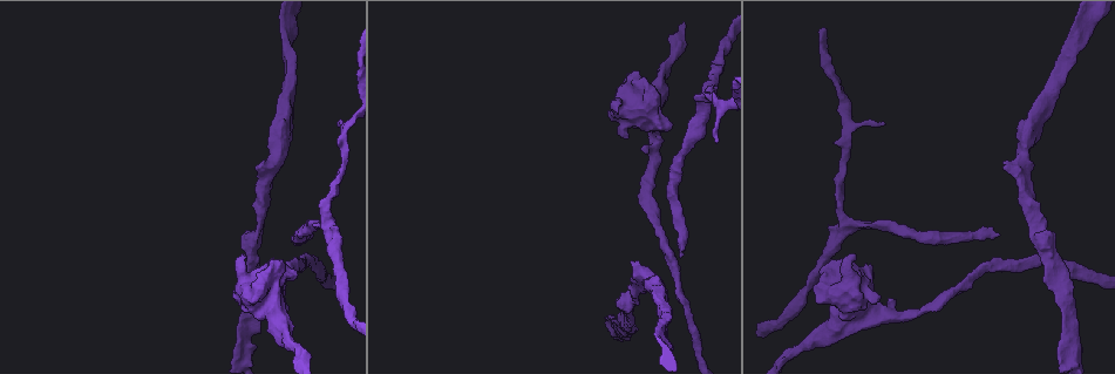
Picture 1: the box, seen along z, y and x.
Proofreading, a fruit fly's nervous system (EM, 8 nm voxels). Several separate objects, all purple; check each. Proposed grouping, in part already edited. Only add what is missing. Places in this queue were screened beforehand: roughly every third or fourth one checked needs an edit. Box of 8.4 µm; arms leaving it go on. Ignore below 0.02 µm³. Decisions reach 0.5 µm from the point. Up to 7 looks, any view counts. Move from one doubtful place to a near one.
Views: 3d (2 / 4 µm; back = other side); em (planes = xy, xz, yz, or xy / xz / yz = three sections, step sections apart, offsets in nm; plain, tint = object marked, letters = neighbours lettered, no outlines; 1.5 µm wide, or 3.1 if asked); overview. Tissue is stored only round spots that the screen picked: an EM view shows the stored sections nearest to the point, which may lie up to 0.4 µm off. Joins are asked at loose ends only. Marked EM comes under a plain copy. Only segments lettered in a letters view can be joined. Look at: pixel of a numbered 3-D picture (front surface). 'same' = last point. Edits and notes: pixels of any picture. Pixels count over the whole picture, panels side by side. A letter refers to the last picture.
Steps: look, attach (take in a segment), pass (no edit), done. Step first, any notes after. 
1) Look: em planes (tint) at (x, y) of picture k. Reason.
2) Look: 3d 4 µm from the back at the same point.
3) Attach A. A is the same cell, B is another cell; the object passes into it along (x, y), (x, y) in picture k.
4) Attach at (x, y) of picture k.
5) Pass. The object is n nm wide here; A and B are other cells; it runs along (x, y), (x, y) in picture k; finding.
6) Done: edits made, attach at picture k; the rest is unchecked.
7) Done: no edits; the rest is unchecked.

Look: em xz step 4 (tint) at (883, 123) of picture 1. Branch stops here.

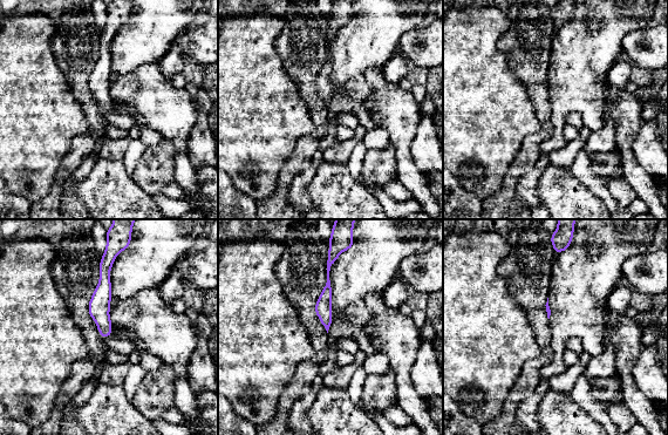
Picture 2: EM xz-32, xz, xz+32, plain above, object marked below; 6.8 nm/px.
Look: em planes (letters) at the same point.

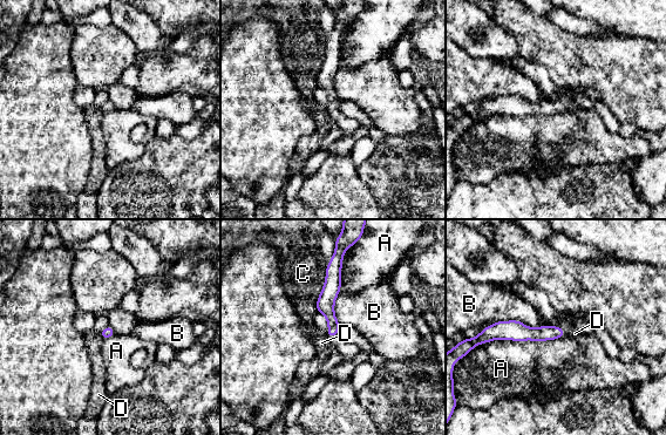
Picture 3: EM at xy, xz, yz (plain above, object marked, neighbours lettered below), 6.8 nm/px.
Pass. A, B, C and D are other cells; no lettered segment goes on from it.

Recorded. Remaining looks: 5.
Look: em planes (letters) at (815, 291) of picture 1. An open end.

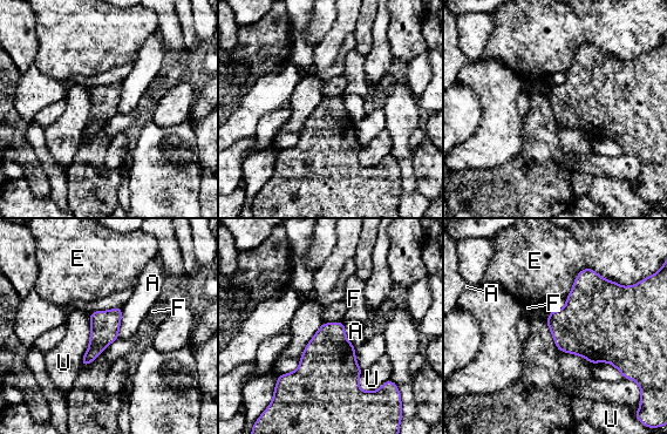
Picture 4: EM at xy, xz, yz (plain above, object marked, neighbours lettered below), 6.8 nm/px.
Pass. A, E, F and U are other cells; a border runs along (122, 307), (118, 337) in picture 4; none of them fits.

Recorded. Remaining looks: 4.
Look: 3d 4 µm from the back at (631, 263) of picture 1. Free end.

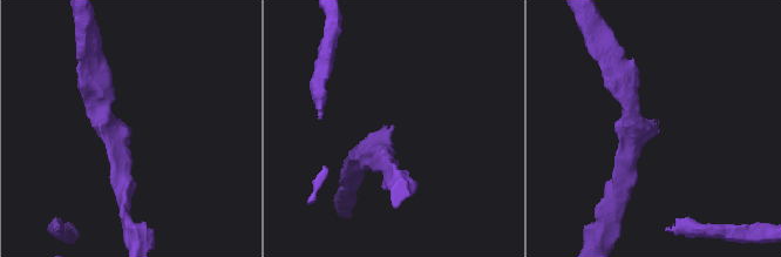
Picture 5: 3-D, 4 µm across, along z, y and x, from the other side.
Look: em planes (letters) at (657, 125) of picture 5. The arms are 240, 300 nm wide; need the tissue.

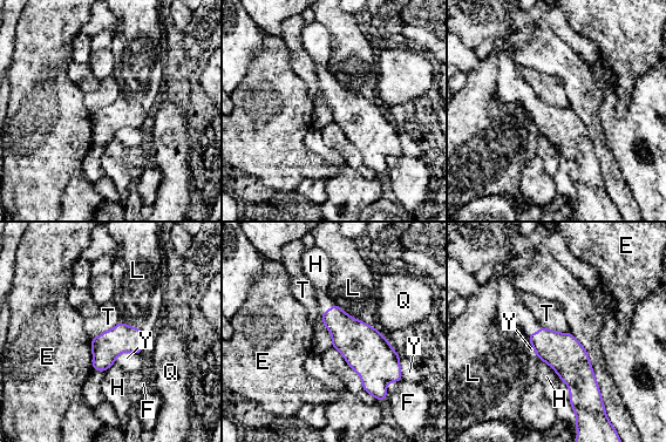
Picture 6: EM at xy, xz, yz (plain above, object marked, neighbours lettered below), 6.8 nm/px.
Pass. The object is 180 nm wide here; the longest contact is with L, 340 nm; E, F, H, L, Q, T and Y are other cells; no lettered segment goes on from it.

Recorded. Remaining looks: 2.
Done: no edits; the rest is unchecked.

